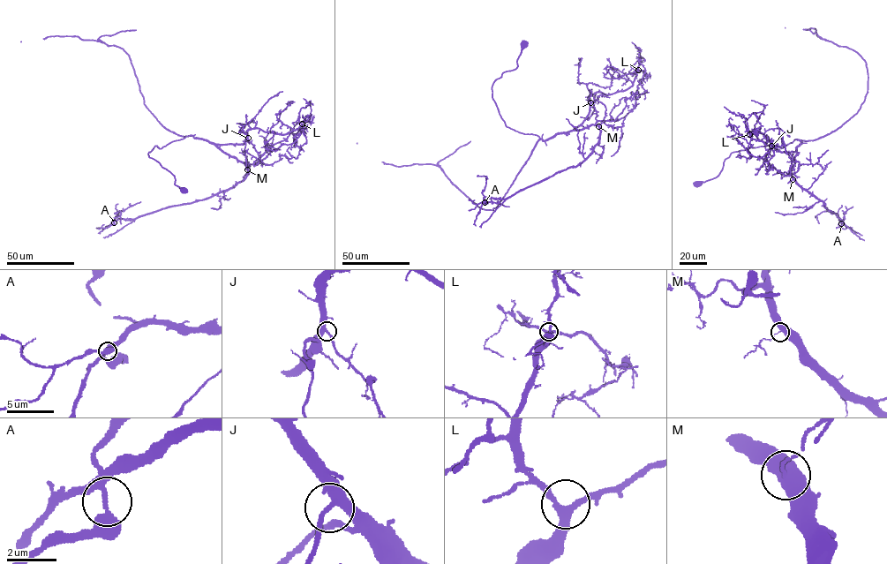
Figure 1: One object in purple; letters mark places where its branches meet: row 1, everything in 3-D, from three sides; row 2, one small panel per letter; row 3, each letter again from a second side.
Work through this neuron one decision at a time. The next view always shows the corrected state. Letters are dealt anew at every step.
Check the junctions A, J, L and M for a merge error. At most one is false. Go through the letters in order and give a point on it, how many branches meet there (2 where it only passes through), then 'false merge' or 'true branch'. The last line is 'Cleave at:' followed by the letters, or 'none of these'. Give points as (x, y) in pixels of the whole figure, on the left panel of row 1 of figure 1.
A: (114, 222) | 3 | true branch
J: (248, 138) | 3 | true branch
L: (302, 124) | 3 | true branch
M: (247, 169) | 3 | true branch
Cleave at: none of these

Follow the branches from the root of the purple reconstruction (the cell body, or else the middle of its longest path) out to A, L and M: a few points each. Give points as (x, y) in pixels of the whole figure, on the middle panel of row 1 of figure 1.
A: (524, 44), (517, 67), (492, 86), (506, 125), (543, 140), (596, 124), (599, 139), (575, 166), (484, 201)
L: (524, 44), (492, 97), (507, 127), (543, 140), (578, 127), (590, 95), (628, 89), (638, 70)
M: (524, 44), (517, 67), (503, 72), (492, 86), (492, 98), (506, 125), (543, 140), (590, 125), (598, 126)

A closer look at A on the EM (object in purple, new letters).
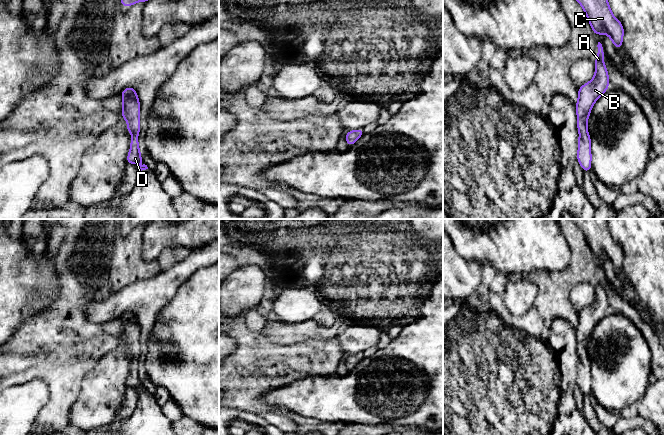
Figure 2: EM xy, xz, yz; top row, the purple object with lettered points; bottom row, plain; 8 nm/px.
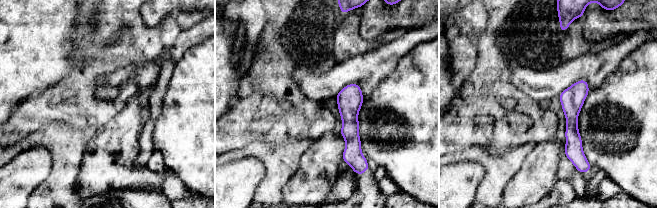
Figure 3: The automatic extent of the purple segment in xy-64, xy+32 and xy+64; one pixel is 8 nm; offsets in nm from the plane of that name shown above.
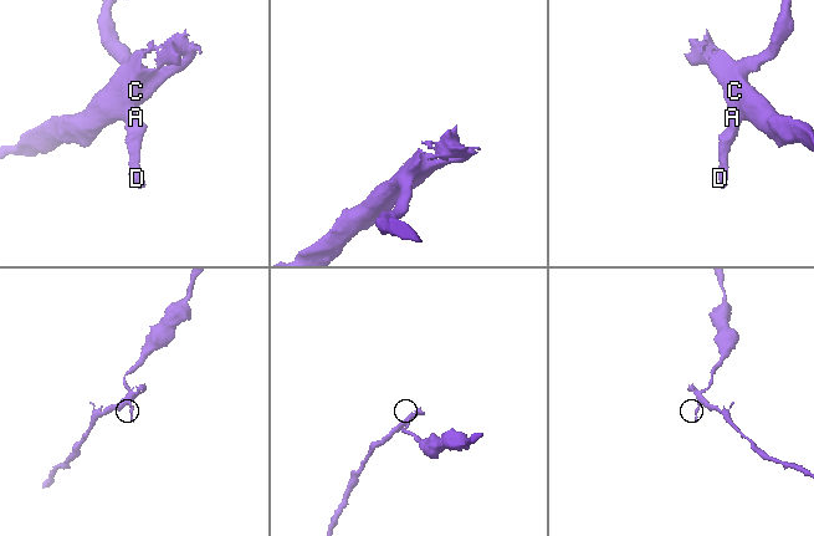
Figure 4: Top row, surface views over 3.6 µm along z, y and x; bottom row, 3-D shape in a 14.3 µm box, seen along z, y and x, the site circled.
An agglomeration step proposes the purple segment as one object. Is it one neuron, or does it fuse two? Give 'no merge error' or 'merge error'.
no merge error

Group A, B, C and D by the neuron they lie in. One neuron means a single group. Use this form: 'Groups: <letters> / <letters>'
Groups: A B C D

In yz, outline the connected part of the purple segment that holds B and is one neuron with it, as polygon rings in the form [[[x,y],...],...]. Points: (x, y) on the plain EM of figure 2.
[[[598,266],[598,278],[595,282],[595,299],[591,305],[583,308],[578,313],[578,325],[576,327],[577,352],[579,355],[577,385],[584,397],[592,394],[591,390],[591,363],[588,357],[587,345],[598,322],[608,314],[610,303],[603,285],[606,283],[602,268]]]

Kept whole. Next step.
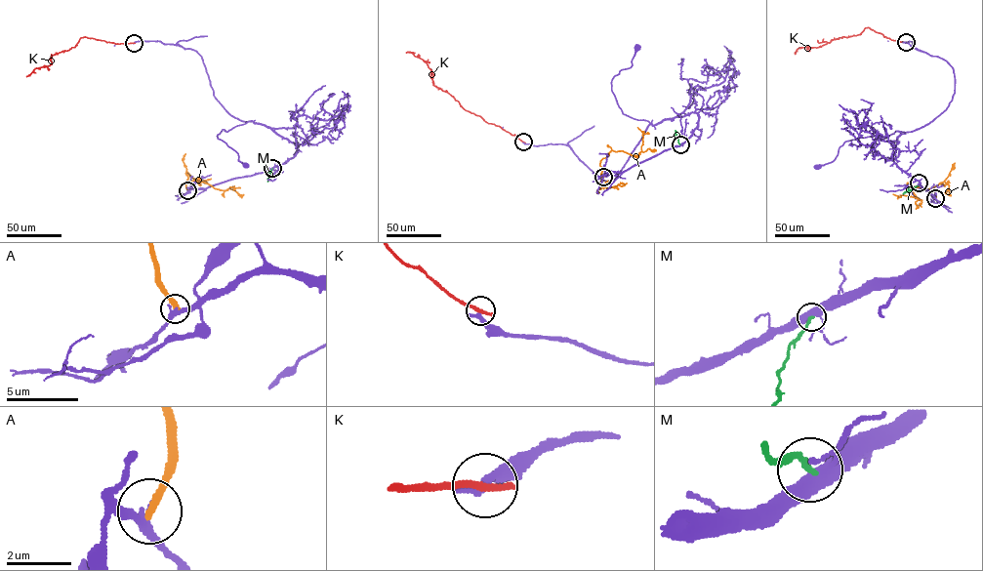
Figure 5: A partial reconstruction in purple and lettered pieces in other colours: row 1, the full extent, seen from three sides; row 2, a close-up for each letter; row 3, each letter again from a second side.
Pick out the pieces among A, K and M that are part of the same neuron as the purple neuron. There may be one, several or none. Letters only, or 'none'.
none

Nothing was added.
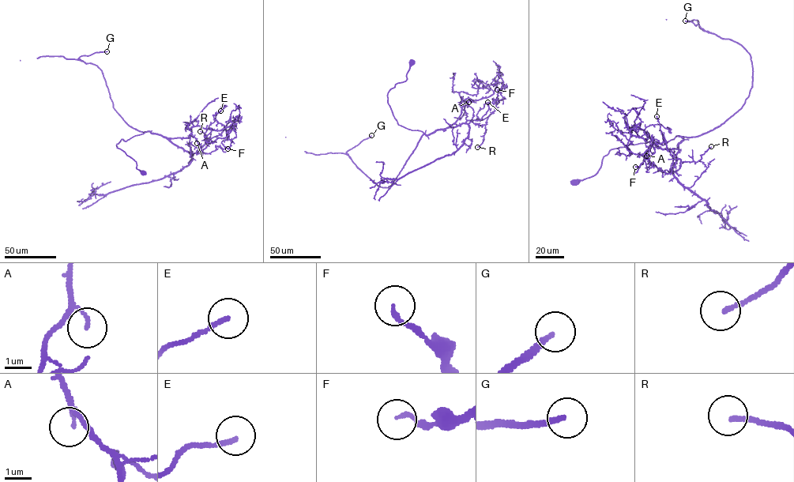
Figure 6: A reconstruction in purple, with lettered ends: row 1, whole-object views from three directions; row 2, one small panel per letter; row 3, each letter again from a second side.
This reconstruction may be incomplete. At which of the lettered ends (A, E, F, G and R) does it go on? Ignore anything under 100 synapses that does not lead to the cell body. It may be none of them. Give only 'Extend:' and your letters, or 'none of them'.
Extend: G

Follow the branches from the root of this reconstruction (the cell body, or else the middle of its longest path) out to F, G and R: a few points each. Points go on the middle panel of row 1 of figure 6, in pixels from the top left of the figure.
F: (412, 62), (406, 80), (389, 91), (387, 102), (399, 125), (426, 135), (488, 117), (503, 98), (497, 89)
G: (412, 62), (387, 102), (399, 125), (423, 133), (387, 187), (347, 152), (371, 135)
R: (412, 62), (406, 80), (387, 95), (398, 124), (427, 135), (471, 120), (485, 126), (482, 143), (477, 147)

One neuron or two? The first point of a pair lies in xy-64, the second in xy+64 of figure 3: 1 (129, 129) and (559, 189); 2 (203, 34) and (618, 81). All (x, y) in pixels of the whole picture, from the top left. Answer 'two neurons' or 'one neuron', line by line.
1: two neurons
2: two neurons

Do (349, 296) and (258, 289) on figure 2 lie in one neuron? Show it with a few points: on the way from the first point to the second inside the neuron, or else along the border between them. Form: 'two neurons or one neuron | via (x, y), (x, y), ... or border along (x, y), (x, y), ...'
two neurons | border along (267, 279), (270, 291)

